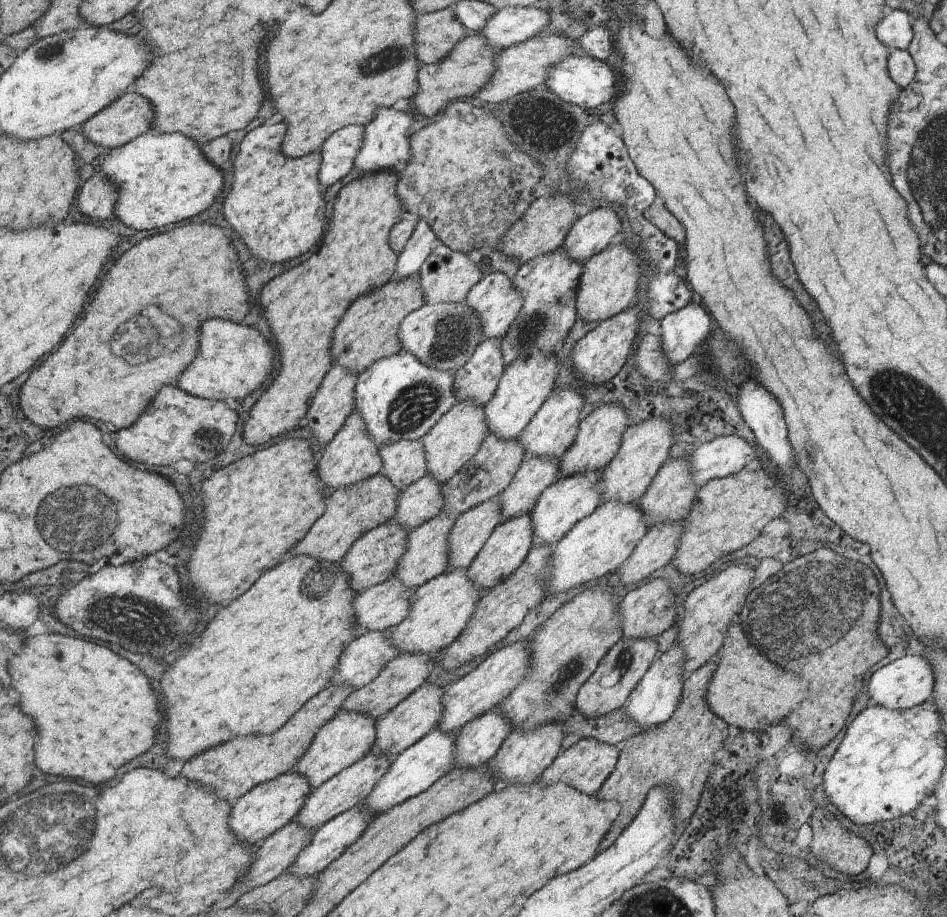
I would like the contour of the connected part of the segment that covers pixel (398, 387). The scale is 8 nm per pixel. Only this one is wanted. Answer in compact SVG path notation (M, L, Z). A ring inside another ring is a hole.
M406 350L372 363L358 374L355 388L355 410L363 416L369 436L380 448L386 442L420 439L456 402L455 374L428 366Z

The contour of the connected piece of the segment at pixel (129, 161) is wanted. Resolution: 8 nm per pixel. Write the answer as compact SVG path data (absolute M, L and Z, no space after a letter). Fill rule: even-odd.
M181 132L144 133L124 146L111 149L107 156L100 154L94 165L97 173L106 175L117 186L119 197L115 206L115 216L126 226L132 226L136 230L152 230L152 228L156 230L174 222L194 218L204 210L208 210L224 188L224 176L220 167L214 166L204 156L195 140Z

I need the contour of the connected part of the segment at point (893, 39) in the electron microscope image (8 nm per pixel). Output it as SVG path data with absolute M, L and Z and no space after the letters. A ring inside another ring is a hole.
M887 9L882 22L876 26L876 34L888 48L908 50L914 38L912 16L901 9Z

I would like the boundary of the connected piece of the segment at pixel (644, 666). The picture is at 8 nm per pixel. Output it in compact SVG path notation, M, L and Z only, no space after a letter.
M622 637L602 657L592 676L584 682L577 694L576 712L585 717L594 718L607 712L620 709L628 702L632 689L650 668L658 654L658 643L655 639L631 639Z

